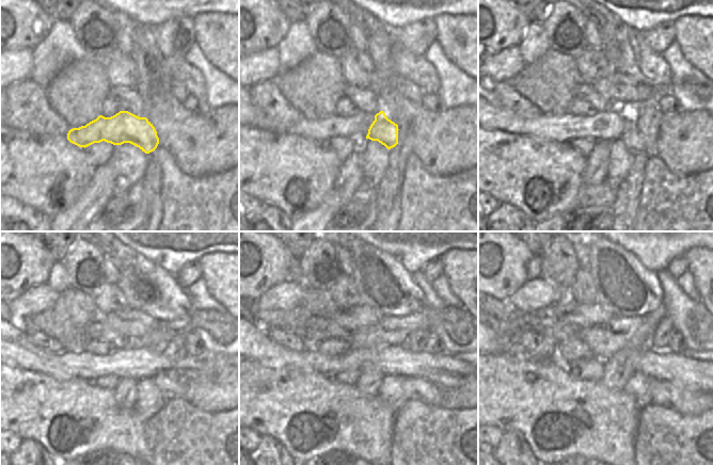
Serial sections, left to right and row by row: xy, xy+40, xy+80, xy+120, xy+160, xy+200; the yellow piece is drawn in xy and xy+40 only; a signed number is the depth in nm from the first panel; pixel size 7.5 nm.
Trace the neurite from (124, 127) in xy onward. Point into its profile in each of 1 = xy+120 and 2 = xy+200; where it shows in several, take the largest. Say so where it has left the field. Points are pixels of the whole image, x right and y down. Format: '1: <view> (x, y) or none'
1: xy+120 (171, 388)
2: xy+200 (662, 393)

